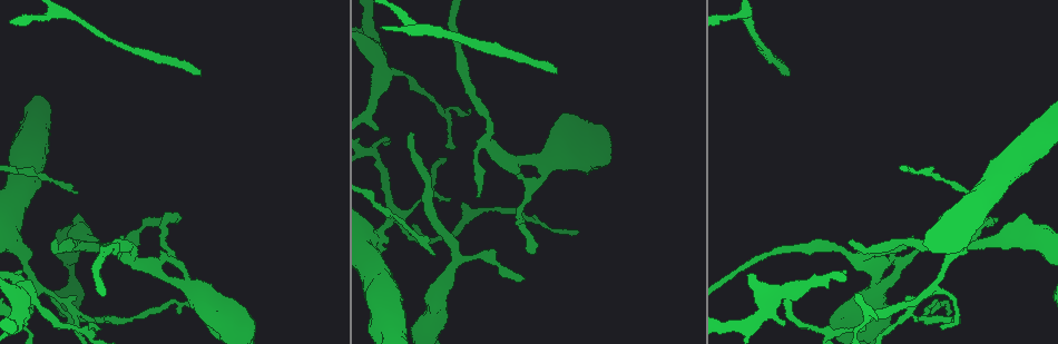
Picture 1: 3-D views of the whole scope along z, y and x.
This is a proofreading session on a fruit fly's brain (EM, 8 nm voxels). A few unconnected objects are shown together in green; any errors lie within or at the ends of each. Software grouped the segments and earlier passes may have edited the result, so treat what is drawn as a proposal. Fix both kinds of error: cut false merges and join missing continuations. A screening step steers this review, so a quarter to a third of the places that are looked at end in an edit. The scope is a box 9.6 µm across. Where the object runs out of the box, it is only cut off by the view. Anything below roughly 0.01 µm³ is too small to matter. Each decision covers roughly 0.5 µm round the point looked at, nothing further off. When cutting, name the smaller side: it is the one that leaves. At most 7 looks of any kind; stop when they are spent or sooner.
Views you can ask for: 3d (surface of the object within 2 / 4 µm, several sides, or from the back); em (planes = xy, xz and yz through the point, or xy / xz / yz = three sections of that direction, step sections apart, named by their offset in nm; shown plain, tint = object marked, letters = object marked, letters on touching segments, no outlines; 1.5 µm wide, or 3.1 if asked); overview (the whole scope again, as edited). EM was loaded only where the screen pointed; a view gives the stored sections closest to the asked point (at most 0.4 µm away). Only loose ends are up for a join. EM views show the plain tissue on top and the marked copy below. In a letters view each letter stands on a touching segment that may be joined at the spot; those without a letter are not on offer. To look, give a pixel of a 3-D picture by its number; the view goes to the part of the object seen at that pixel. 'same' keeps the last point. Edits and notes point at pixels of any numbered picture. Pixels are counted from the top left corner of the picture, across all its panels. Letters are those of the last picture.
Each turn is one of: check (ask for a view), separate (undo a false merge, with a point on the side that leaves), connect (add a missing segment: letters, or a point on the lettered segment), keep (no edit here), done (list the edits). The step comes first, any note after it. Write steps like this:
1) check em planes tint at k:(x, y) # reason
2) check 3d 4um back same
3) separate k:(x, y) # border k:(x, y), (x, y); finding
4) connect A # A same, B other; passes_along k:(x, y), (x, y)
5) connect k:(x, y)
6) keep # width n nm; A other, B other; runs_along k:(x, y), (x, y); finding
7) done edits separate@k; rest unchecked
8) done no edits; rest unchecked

check 3d 2um at 1:(532, 253) # end of a long branch

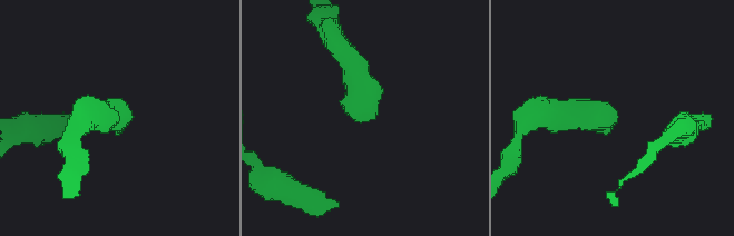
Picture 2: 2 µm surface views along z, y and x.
check em planes letters at 2:(367, 113) # now the EM

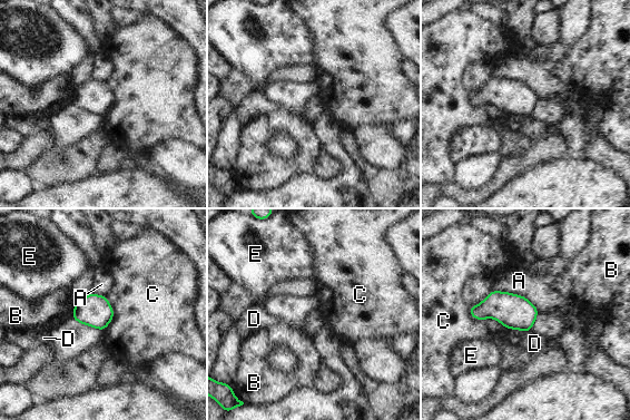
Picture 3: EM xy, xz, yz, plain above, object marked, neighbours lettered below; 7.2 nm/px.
keep # A other, B other, C other, D other, E other; border 3:(493, 290), (521, 294), (539, 312); none of them fits

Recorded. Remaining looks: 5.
check 3d 2um at 1:(848, 242) # free end

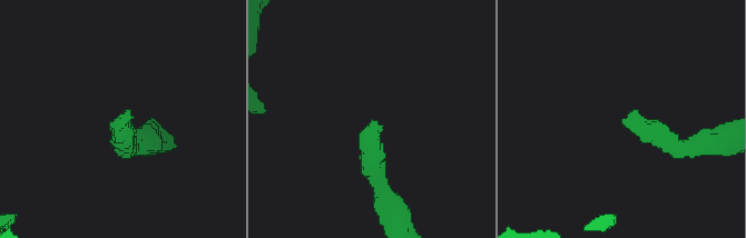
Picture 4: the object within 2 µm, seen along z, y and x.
check em planes letters at 4:(381, 128)

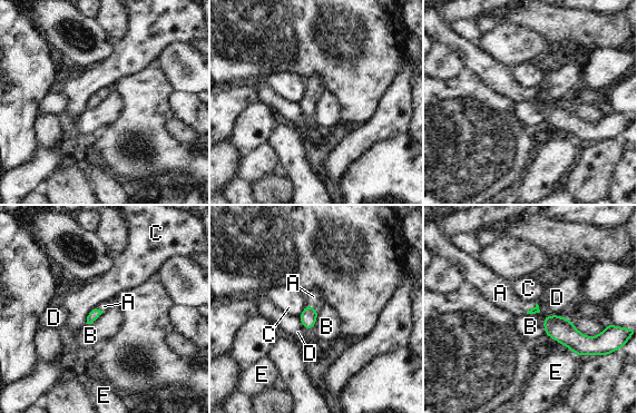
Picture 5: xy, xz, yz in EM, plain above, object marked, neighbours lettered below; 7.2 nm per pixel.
connect A # A same, B other, C other, D other, E other; passes_along 5:(536, 310), (531, 308), (501, 294); the neuron continues

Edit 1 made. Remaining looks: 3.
check 3d 2um at 1:(199, 74) # an open end

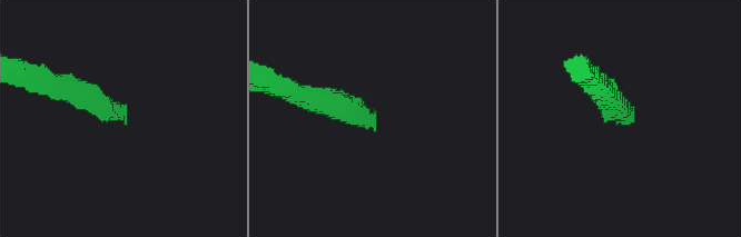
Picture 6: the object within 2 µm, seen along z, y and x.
check em yz step 8 tint at 6:(374, 130)

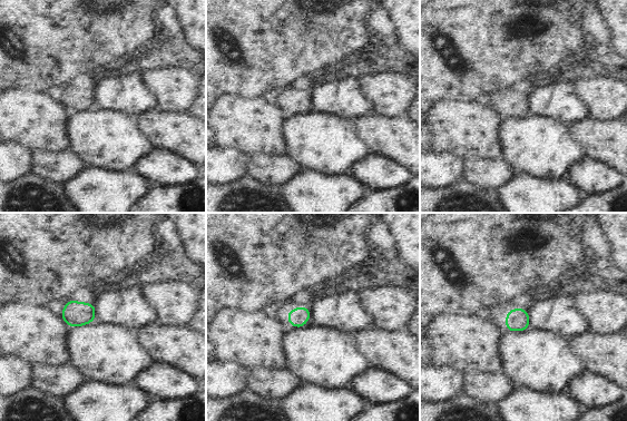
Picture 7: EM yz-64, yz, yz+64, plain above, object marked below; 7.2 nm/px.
check em planes letters same

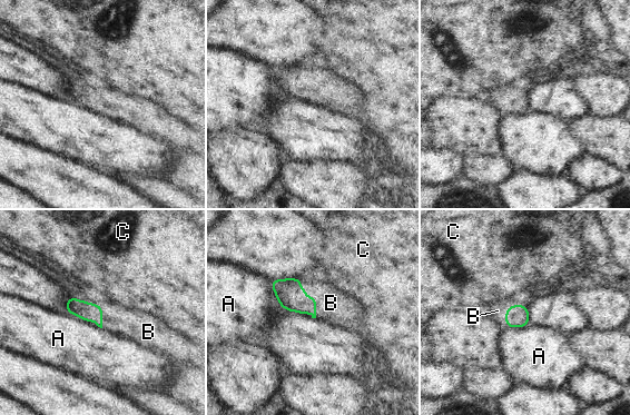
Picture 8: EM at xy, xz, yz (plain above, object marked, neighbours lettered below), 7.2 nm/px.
connect B # longest_contact B 300 nm; A other, B same, C other; passes_along 8:(291, 295), (314, 296), (331, 303); it goes on there

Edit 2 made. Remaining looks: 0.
done edits connect@5, connect@8; rest unchecked

